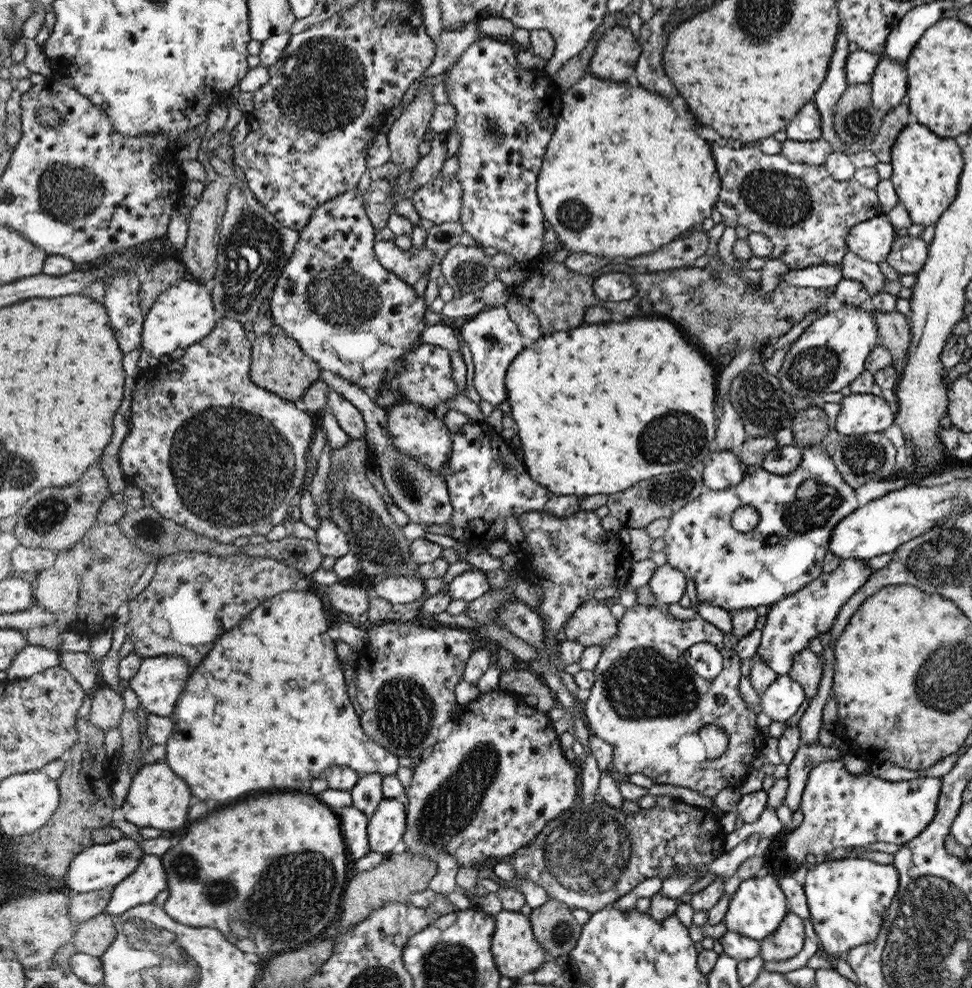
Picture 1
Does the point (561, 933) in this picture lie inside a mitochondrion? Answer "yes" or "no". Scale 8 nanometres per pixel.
yes

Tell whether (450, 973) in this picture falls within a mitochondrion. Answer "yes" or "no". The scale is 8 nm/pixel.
yes

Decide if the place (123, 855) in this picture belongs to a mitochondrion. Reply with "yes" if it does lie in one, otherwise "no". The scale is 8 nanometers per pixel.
yes

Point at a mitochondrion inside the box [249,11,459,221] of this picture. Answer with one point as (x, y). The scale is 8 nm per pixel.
(312, 86)

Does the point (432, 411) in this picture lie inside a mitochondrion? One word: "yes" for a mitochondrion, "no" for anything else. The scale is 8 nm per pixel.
no

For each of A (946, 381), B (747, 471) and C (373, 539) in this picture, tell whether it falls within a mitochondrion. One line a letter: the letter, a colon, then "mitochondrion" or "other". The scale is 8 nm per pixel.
A: other
B: other
C: mitochondrion

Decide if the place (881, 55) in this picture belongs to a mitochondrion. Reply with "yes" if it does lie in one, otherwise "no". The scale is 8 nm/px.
no

